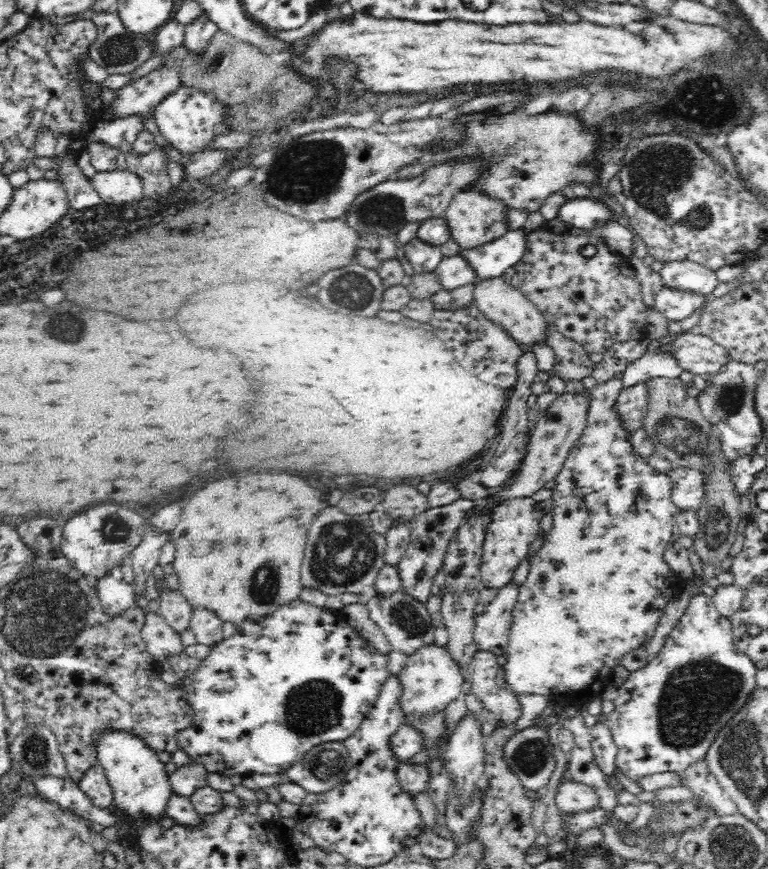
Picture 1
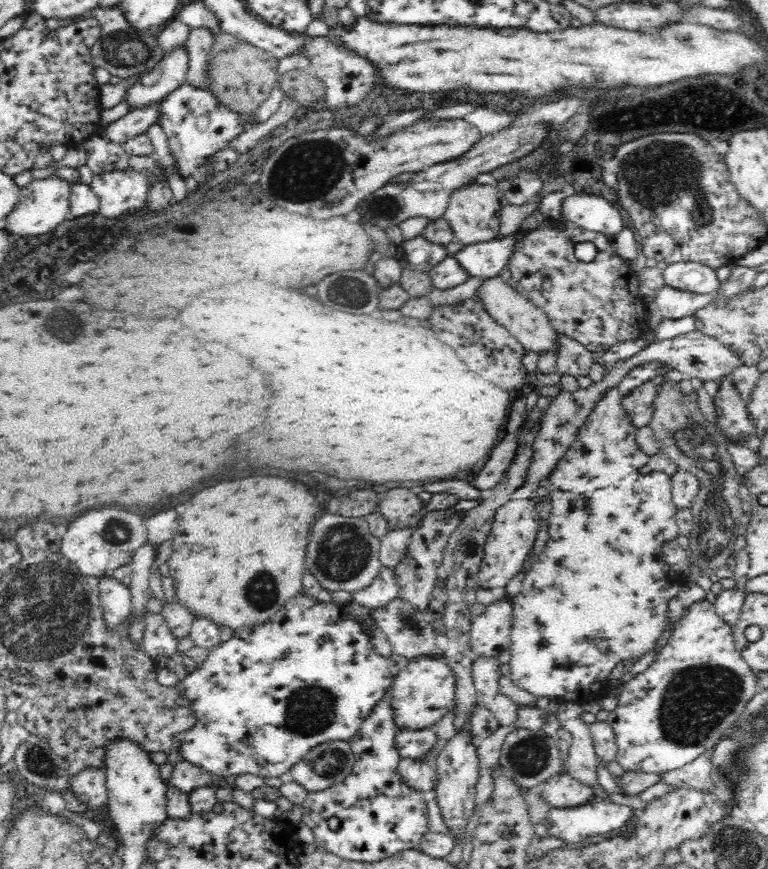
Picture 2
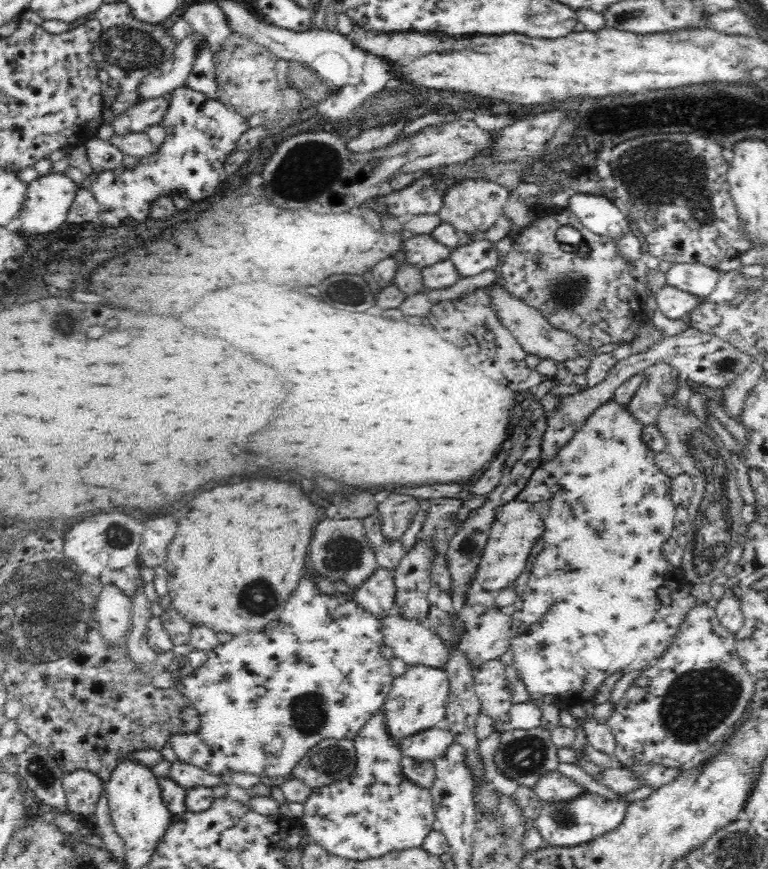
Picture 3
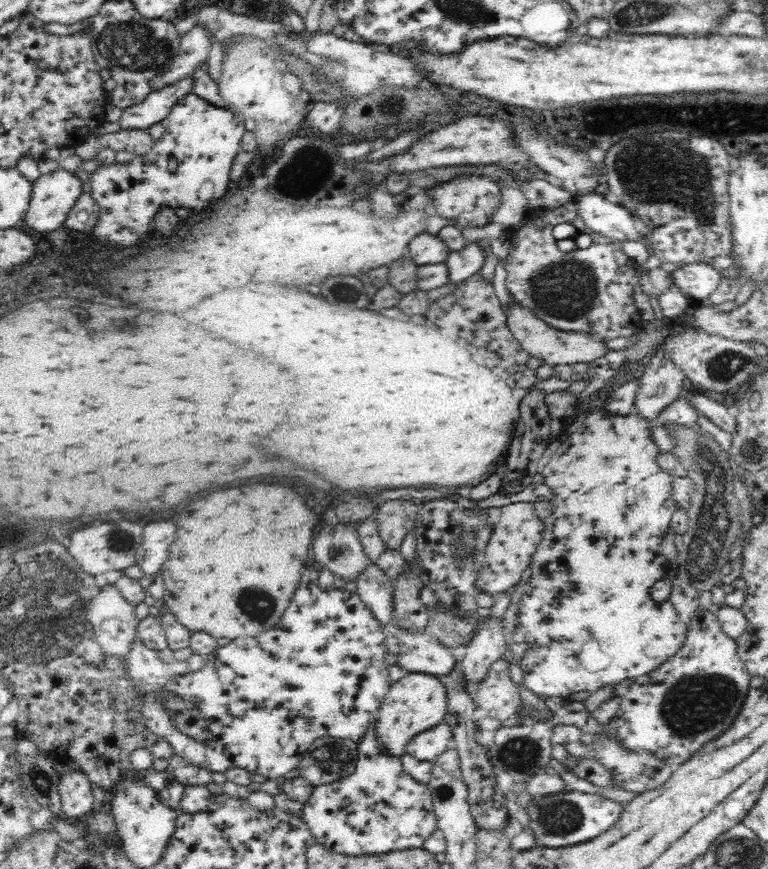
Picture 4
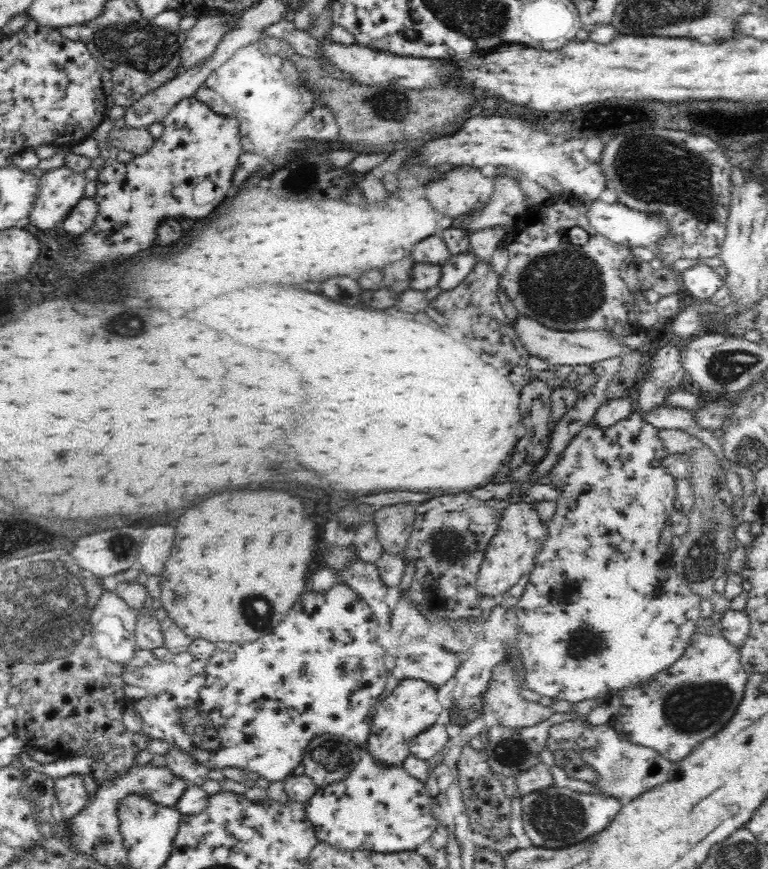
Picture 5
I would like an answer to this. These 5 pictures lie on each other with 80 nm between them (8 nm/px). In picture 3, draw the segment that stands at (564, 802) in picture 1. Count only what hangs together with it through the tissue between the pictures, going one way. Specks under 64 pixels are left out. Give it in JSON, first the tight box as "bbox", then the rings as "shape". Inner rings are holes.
{"bbox":[532,771,585,802],"shape":[[[551,771],[538,780],[532,791],[541,801],[548,802],[548,800],[572,800],[585,792],[585,788],[576,784],[572,778],[566,778],[558,771]]]}

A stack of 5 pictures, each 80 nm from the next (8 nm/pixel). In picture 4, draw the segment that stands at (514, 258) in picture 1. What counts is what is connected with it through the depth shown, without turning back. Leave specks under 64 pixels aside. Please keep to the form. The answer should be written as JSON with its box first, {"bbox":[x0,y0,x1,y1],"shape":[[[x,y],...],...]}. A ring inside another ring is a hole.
{"bbox":[445,243,484,286],"shape":[[[469,243],[462,250],[451,251],[445,262],[448,269],[448,285],[458,286],[481,270],[484,264],[484,253],[480,245]]]}

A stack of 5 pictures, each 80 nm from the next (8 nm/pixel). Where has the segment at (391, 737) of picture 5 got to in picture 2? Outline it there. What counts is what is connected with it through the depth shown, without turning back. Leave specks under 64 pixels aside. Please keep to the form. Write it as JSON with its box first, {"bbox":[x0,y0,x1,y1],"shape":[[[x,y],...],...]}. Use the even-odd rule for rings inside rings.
{"bbox":[391,658,456,730],"shape":[[[418,658],[412,660],[393,680],[391,708],[398,730],[422,730],[432,728],[454,708],[456,680],[447,661],[442,658]]]}

